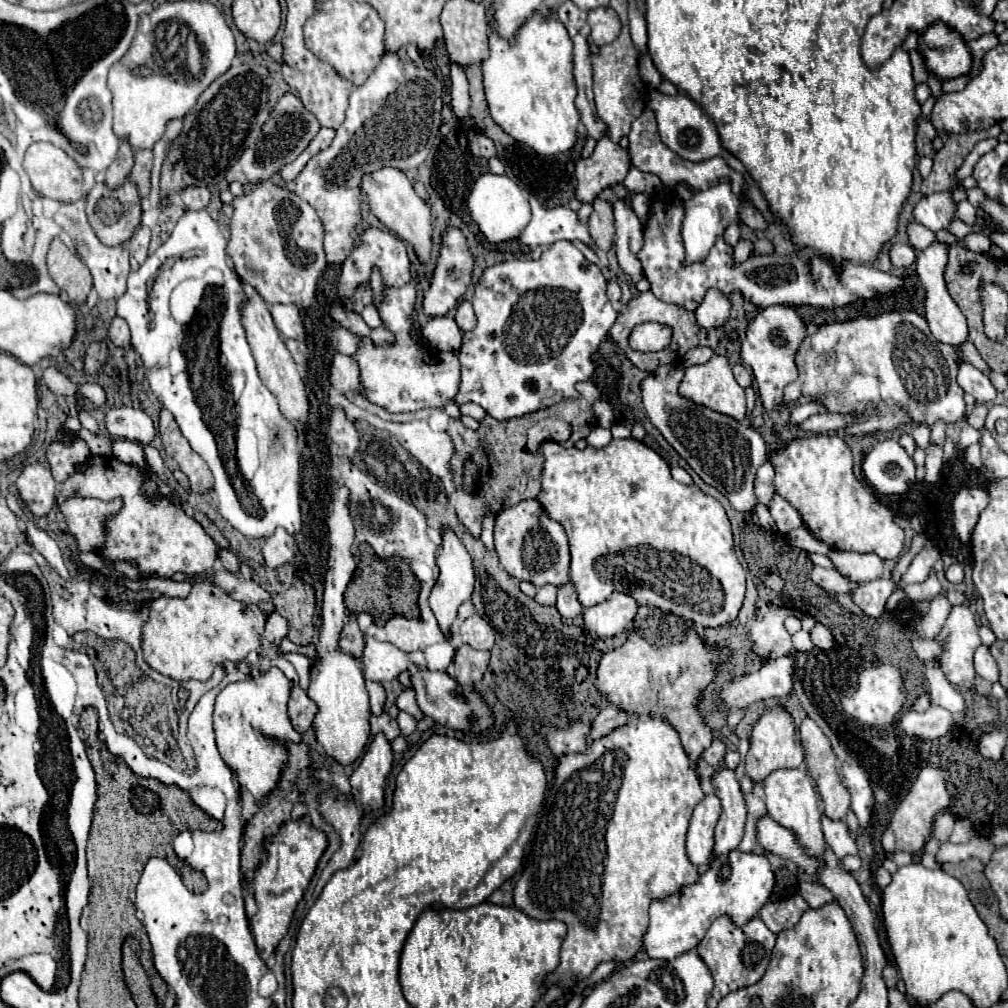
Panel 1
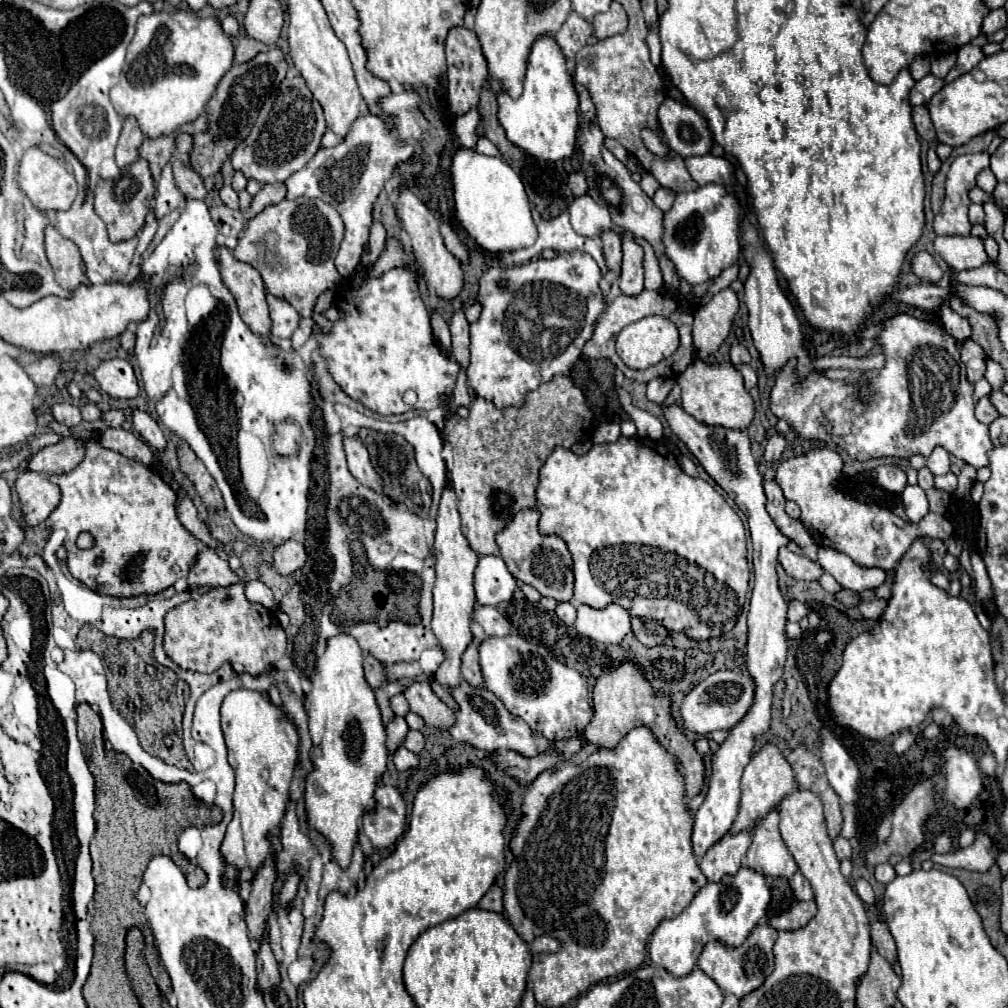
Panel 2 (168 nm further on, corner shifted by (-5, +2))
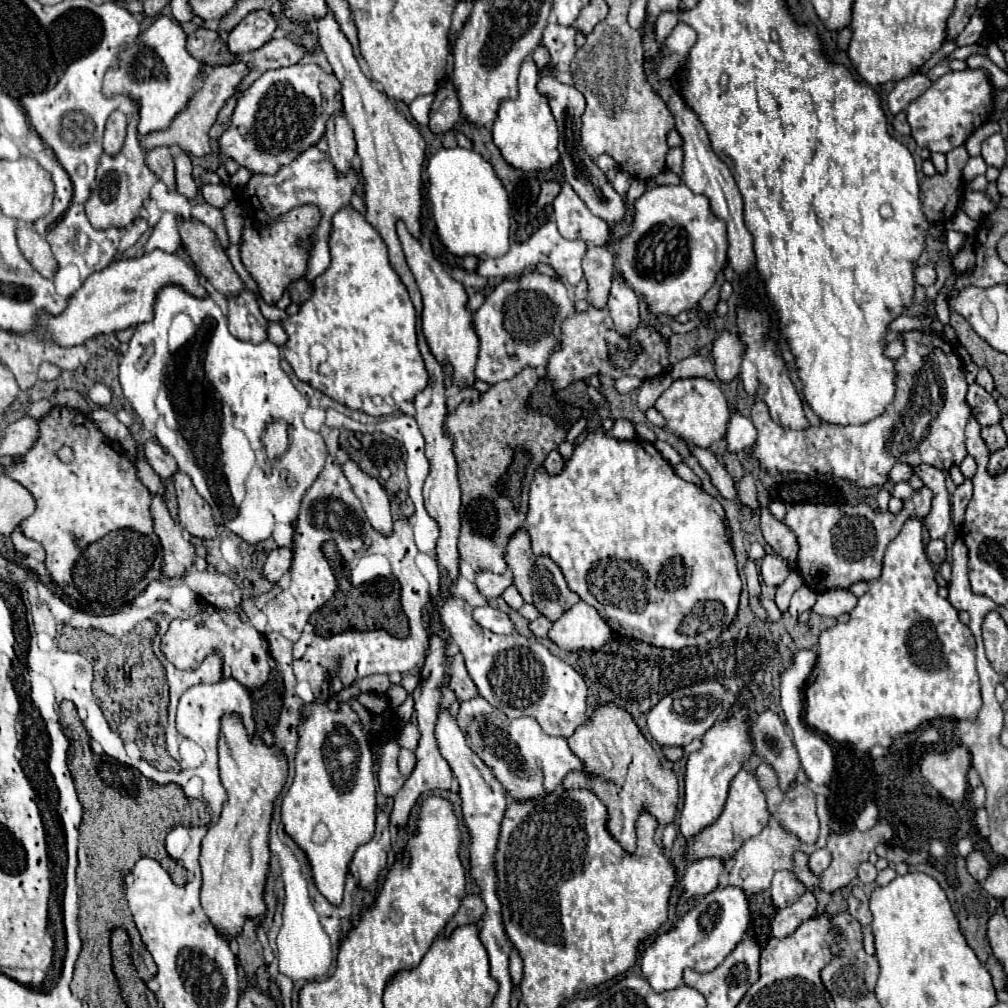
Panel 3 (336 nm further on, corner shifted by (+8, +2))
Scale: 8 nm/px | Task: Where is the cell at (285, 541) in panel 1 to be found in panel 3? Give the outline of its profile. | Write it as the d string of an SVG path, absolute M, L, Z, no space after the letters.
M287 547L273 549L273 551L267 555L267 561L265 561L265 567L263 567L263 575L265 575L271 583L277 583L277 581L281 579L281 575L289 569L291 559L293 559L293 553L291 553Z

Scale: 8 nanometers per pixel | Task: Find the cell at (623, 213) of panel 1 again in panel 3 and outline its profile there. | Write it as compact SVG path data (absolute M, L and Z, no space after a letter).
M613 275L613 285L609 293L607 307L615 321L615 327L621 335L629 335L639 323L639 301L635 291L627 283L619 283L619 275Z

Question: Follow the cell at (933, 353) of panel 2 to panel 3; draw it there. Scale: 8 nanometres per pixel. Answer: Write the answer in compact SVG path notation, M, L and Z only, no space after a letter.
M915 329L901 333L899 339L905 345L905 353L895 359L895 399L885 407L883 415L871 419L871 423L833 425L821 421L819 425L795 431L791 427L779 427L779 423L771 419L767 405L757 401L751 409L751 421L759 431L753 457L759 459L767 471L819 471L843 477L859 487L883 485L895 463L907 463L911 467L929 463L941 471L961 465L967 455L965 427L971 417L971 409L965 401L967 383L963 363L949 341L931 335L929 347L923 337L925 335Z

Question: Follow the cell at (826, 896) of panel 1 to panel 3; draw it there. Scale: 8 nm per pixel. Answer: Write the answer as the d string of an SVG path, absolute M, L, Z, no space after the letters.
M777 871L771 881L771 899L779 909L795 903L805 891L805 885L791 871Z

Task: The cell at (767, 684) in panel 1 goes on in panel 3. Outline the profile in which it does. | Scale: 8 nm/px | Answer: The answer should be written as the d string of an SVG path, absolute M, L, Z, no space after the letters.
M701 681L691 687L683 687L663 697L647 715L647 727L659 745L687 745L695 737L703 737L723 713L725 687L717 681Z

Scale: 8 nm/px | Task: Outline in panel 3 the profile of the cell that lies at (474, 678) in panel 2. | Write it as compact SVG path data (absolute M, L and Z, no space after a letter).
M461 653L453 655L453 659L451 659L451 665L449 665L449 689L457 695L459 701L477 697L477 687L471 681L471 677L469 677L469 673L465 669Z

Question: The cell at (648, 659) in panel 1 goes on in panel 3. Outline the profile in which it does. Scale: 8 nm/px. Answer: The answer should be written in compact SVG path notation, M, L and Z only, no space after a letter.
M615 703L597 705L593 715L583 727L567 739L571 751L581 759L583 769L571 771L563 785L565 789L585 787L599 795L609 811L609 833L629 851L635 851L635 819L641 809L651 811L661 825L675 819L679 799L679 779L671 767L665 767L665 759L655 753L655 747L643 737L633 715L627 715L623 707Z

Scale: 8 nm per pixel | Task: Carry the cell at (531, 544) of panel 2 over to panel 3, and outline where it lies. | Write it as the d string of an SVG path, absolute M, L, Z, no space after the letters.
M519 529L515 531L515 535L511 535L505 547L505 559L507 559L507 567L513 573L513 585L517 587L525 603L533 603L547 619L557 621L563 611L567 611L579 601L579 595L569 591L559 565L549 555L535 555L531 551L531 539L525 529Z

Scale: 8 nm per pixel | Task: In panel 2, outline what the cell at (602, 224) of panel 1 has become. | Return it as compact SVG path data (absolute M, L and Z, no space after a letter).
M606 231L600 239L602 239L602 253L606 259L606 267L614 277L618 277L622 263L622 241L614 231Z

